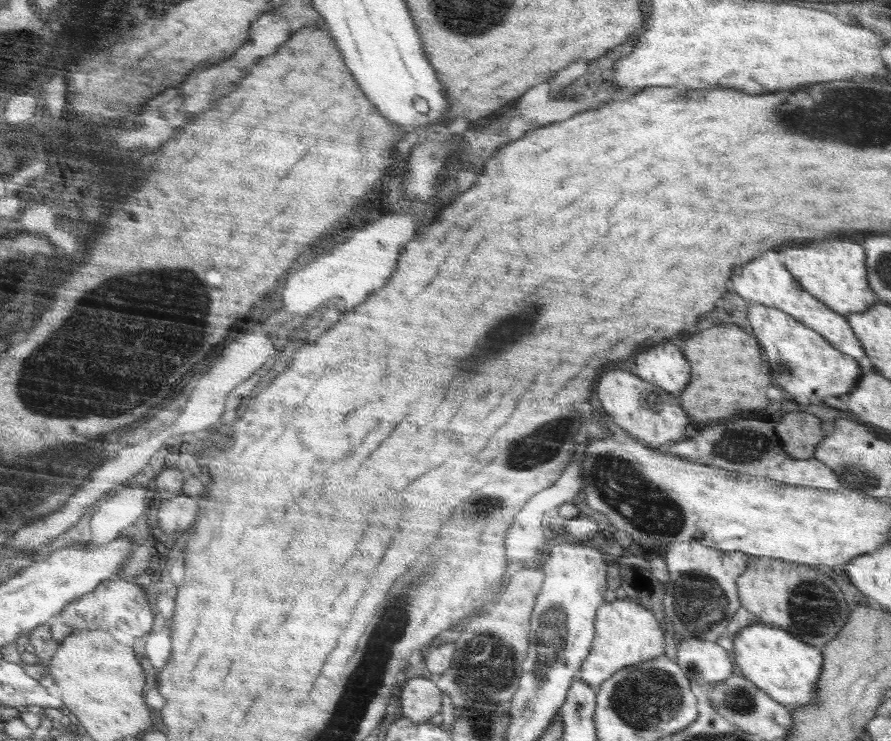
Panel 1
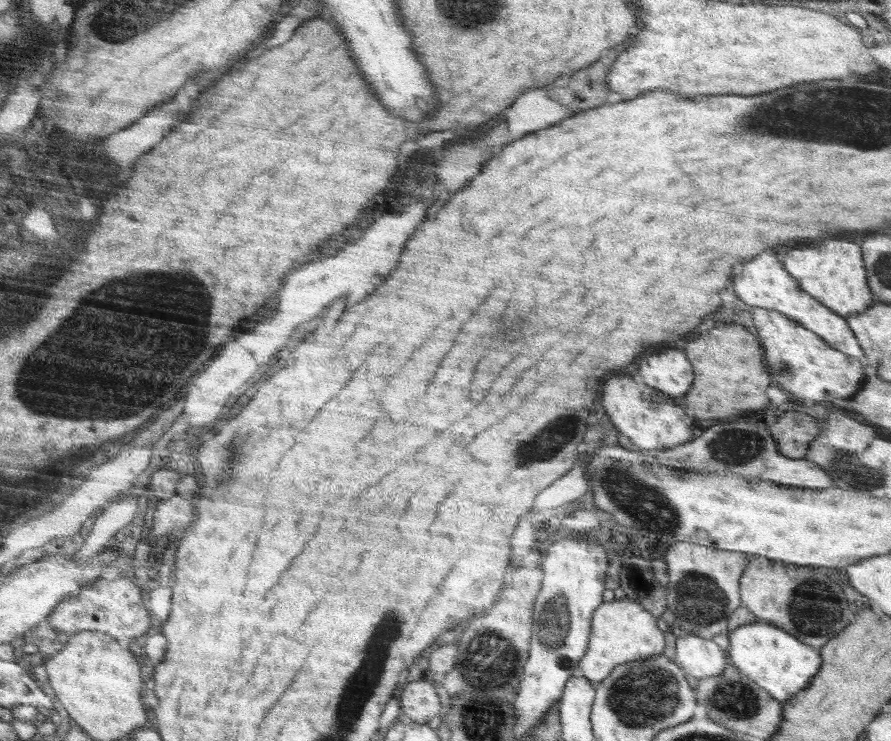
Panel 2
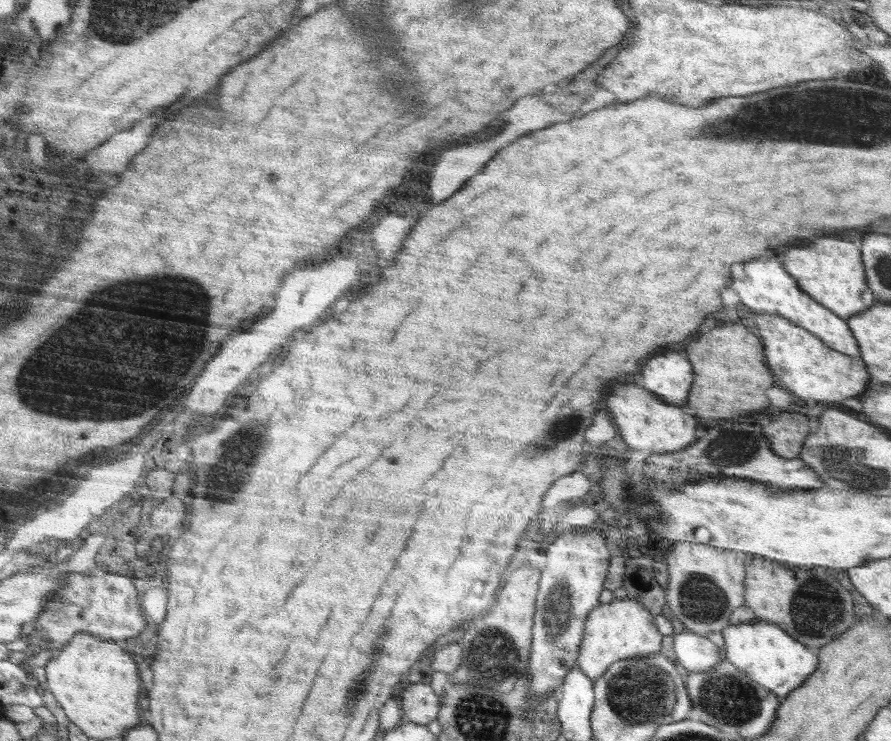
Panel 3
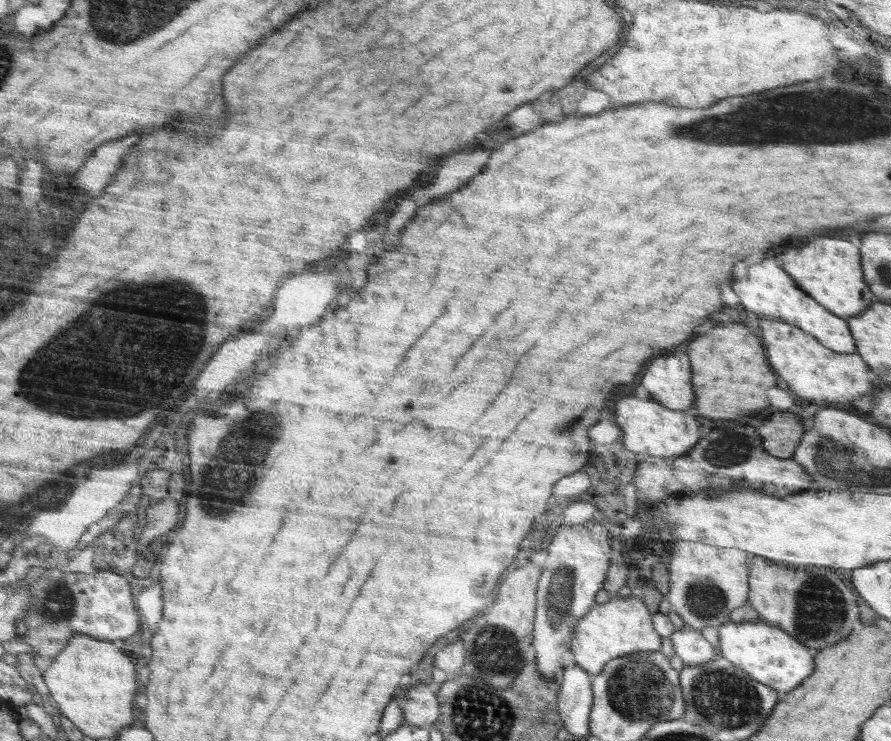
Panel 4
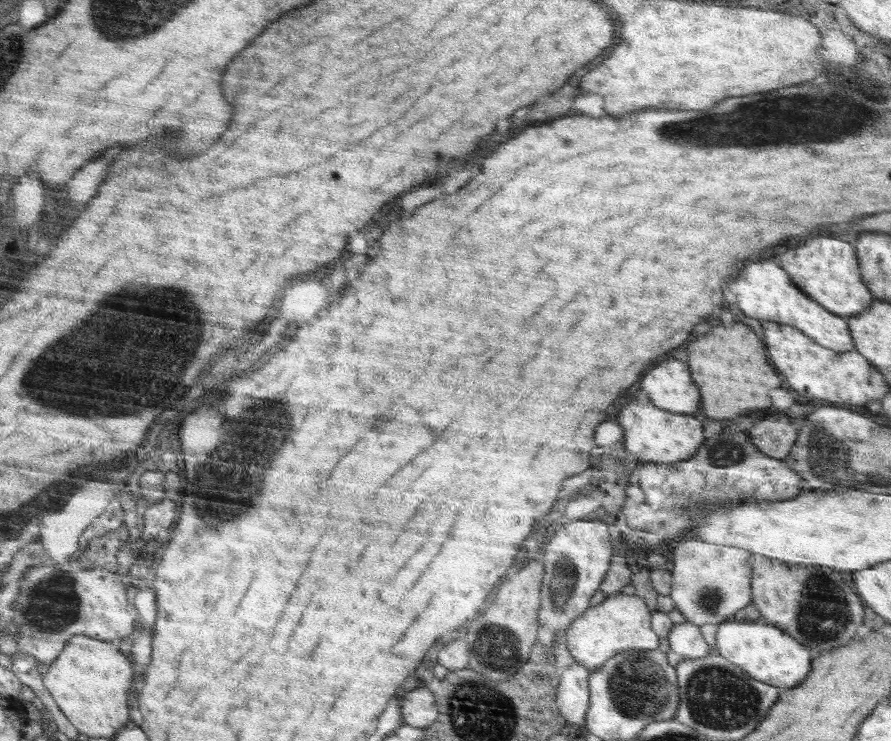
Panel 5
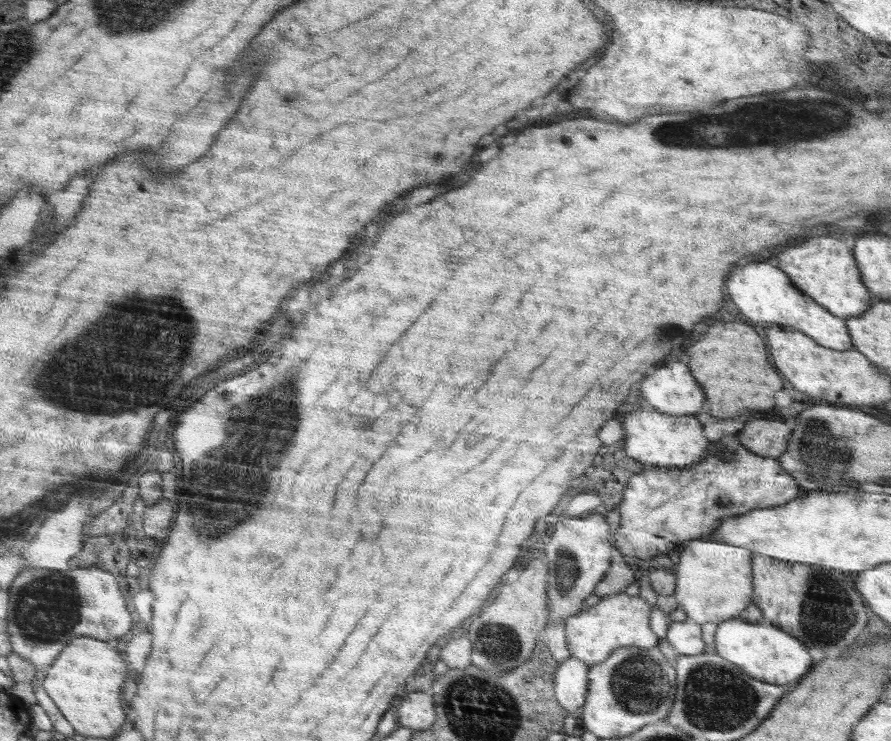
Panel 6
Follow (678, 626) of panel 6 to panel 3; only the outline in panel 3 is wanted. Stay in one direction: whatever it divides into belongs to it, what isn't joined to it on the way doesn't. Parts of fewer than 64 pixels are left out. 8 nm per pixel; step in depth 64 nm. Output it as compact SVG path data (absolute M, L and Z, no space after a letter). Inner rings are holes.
M686 629L673 635L673 649L676 663L688 672L712 671L724 659L721 648L707 636Z

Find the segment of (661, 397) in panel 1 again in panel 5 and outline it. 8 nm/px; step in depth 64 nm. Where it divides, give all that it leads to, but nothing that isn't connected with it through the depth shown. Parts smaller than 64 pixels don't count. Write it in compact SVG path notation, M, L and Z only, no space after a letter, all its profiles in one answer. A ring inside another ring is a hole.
M630 401L622 406L618 416L618 424L623 428L625 437L624 448L628 454L637 457L640 464L648 461L674 463L694 457L705 440L700 422L701 418L694 418L688 413L671 413L650 401L646 404Z

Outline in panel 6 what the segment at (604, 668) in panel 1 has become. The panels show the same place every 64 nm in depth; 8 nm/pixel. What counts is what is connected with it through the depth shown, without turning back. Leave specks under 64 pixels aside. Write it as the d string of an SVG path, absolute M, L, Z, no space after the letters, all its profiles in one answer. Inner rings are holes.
M622 592L604 597L598 604L582 610L565 622L565 639L571 657L589 667L610 657L614 650L626 646L654 648L659 646L659 636L649 625L651 606L639 596L628 596Z

